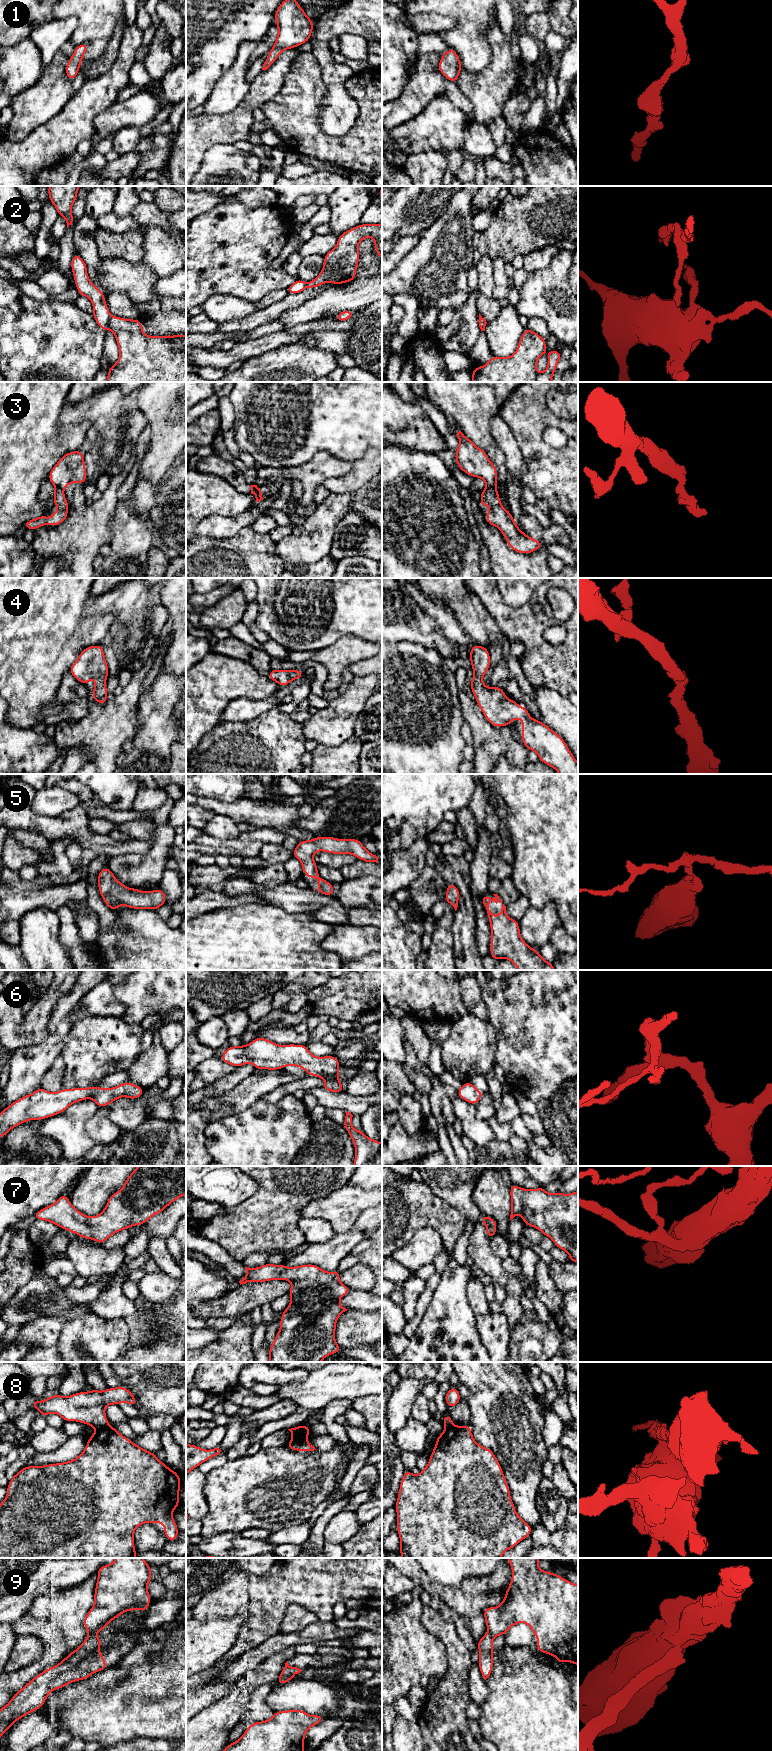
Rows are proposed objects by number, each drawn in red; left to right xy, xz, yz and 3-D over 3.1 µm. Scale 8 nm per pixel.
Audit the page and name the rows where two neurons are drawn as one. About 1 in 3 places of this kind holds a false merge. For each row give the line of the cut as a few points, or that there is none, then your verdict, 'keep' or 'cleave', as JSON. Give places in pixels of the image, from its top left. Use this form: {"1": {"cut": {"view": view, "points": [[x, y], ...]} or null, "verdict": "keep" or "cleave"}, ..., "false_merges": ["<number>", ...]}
{"1": {"cut": null, "verdict": "keep"}, "2": {"cut": {"view": "xy", "points": [[111, 316], [108, 327]]}, "verdict": "cleave"}, "3": {"cut": {"view": "yz", "points": [[486, 486], [494, 489]]}, "verdict": "cleave"}, "4": {"cut": null, "verdict": "keep"}, "5": {"cut": null, "verdict": "keep"}, "6": {"cut": null, "verdict": "keep"}, "7": {"cut": null, "verdict": "keep"}, "8": {"cut": {"view": "xy", "points": [[108, 1424], [97, 1430]]}, "verdict": "cleave"}, "9": {"cut": {"view": "xy", "points": [[93, 1633], [88, 1635]]}, "verdict": "cleave"}, "false_merges": ["2", "3", "8", "9"]}

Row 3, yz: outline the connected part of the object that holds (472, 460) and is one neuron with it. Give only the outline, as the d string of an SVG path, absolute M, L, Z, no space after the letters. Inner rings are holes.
M461 431L457 434L459 446L455 451L455 461L460 470L474 478L482 478L486 487L496 488L497 468L489 460L486 452L477 447Z

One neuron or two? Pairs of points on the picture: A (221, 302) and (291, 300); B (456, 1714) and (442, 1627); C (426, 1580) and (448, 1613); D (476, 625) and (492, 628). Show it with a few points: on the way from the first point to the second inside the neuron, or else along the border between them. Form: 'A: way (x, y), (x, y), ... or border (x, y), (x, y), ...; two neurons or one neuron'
A: border (258, 309), (245, 317), (233, 320); two neurons
B: way (456, 1692), (456, 1649); one neuron
C: border (441, 1601), (450, 1606), (459, 1615); two neurons
D: border (472, 604), (487, 633), (487, 647); two neurons

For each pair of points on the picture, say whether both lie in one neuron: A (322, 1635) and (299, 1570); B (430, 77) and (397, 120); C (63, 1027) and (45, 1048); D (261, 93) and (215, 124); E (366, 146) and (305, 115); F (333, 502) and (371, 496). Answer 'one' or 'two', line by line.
A: two
B: one
C: one
D: one
E: one
F: two

